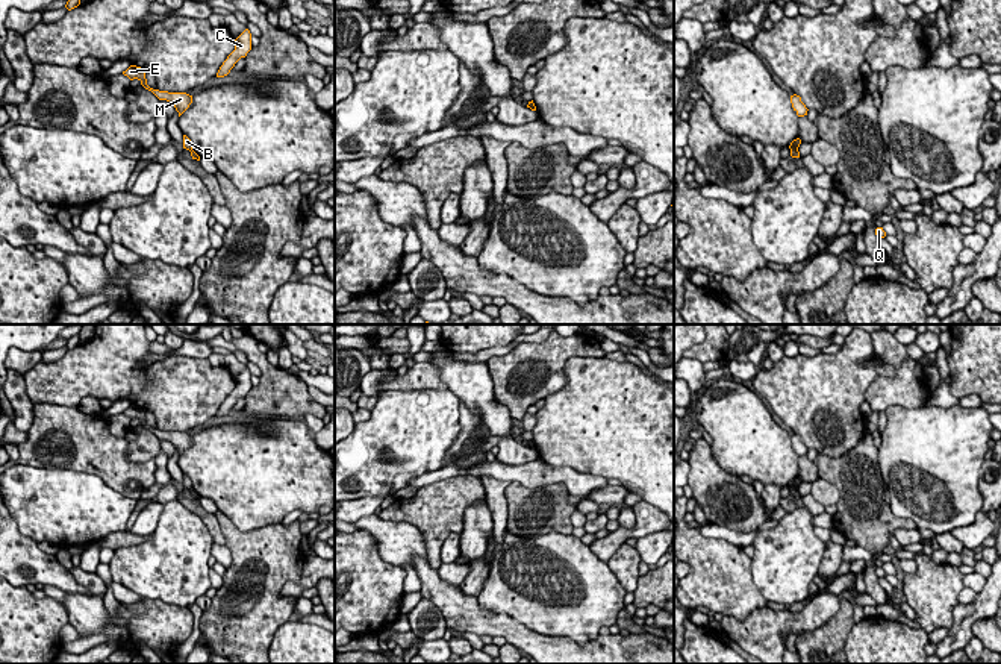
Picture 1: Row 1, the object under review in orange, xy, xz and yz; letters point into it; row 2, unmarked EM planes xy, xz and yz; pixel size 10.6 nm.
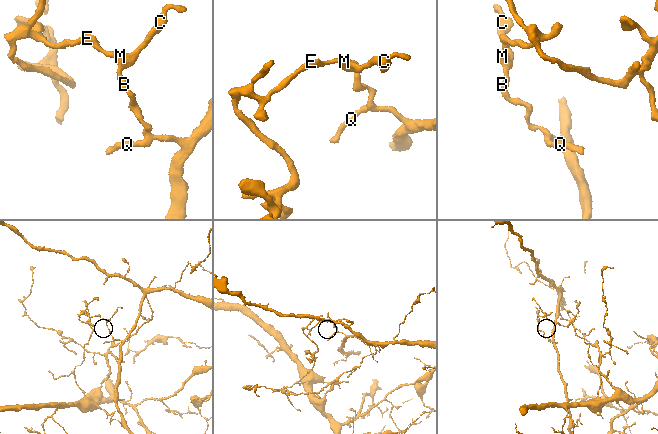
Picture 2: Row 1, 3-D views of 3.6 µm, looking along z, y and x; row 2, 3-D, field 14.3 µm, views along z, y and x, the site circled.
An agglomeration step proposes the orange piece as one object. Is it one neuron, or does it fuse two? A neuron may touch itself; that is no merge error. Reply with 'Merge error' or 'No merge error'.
Merge error

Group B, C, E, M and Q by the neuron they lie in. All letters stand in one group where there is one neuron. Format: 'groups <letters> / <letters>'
groups B C E M / Q

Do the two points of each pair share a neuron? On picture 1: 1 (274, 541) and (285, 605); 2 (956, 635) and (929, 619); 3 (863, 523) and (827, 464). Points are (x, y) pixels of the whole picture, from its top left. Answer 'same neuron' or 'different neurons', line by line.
1: same neuron
2: different neurons
3: same neuron

